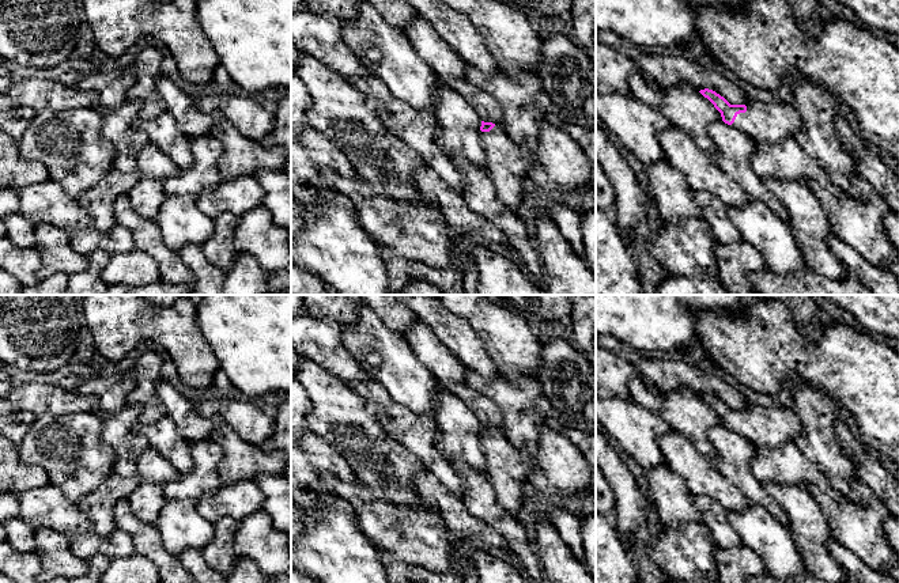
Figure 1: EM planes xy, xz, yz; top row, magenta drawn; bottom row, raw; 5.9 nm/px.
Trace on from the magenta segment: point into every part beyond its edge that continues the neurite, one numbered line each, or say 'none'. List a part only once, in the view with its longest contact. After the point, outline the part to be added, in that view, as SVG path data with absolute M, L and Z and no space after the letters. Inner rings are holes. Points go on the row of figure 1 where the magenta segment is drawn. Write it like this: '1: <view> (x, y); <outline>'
1: yz (765, 122); M747 99L747 111L737 114L732 126L751 137L756 144L777 144L802 129L796 107L783 102Z

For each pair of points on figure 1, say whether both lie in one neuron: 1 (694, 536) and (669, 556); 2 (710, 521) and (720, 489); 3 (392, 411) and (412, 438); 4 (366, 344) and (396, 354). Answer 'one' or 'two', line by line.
1: one
2: two
3: one
4: one

